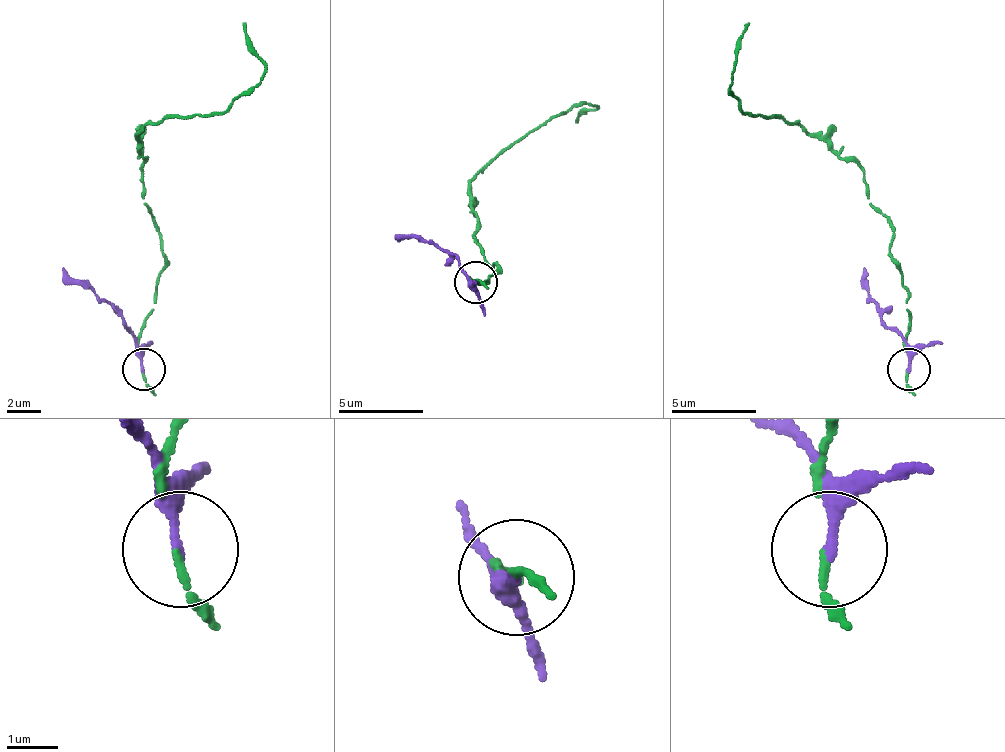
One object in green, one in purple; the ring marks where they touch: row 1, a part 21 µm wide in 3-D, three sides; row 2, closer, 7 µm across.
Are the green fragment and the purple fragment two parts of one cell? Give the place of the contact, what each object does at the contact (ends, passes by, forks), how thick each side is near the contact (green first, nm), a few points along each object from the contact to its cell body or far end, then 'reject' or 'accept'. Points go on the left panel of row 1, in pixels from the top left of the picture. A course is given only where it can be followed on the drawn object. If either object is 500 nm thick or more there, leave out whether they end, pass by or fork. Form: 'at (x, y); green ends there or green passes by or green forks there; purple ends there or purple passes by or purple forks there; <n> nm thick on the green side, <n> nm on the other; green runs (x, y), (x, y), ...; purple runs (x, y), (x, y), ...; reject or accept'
at (143, 369); green passes by; purple ends there; 80 nm thick on the green side, 220 nm on the other; green runs (144, 372), (136, 338), (166, 262), (140, 130), (212, 117), (242, 96), (263, 70), (242, 24); purple runs (144, 368), (140, 347), (119, 317), (64, 266); reject

